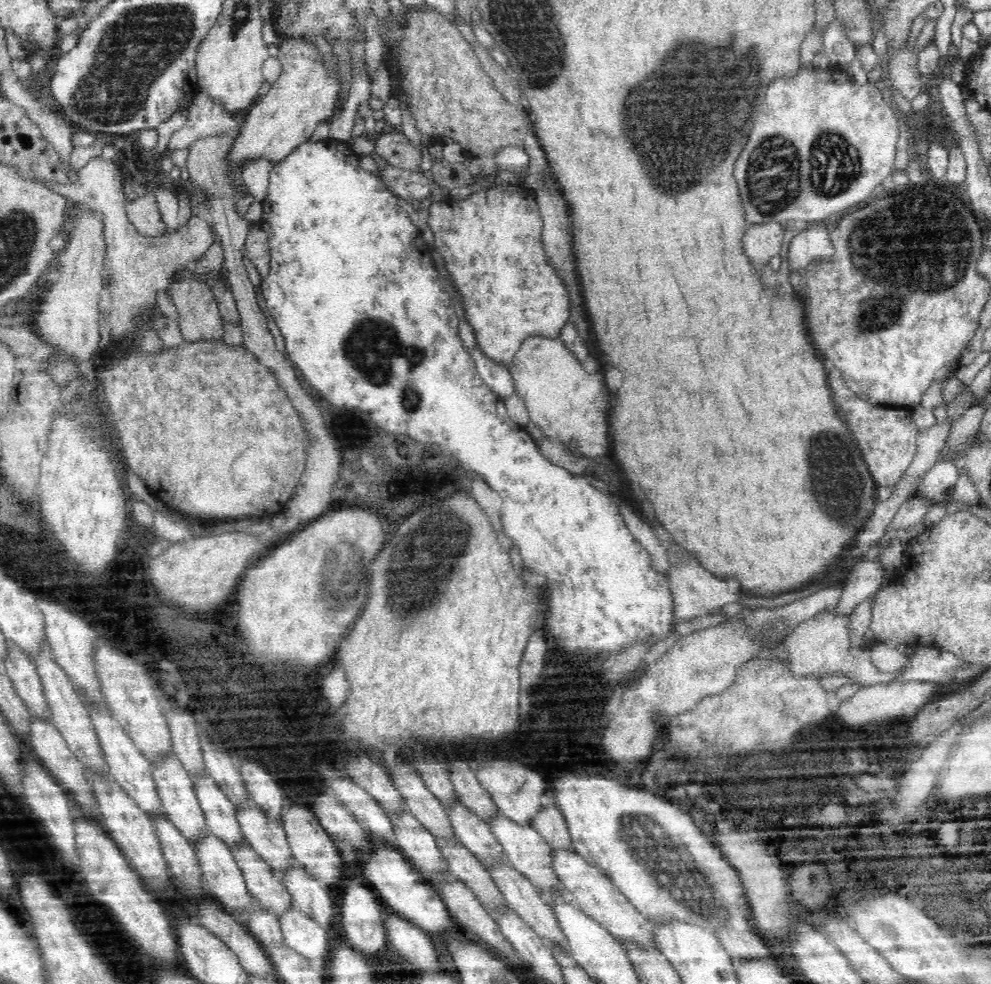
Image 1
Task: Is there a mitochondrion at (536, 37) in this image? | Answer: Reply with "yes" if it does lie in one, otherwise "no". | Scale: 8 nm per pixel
yes

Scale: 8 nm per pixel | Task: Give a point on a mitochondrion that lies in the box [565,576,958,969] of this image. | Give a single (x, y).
(666, 866)

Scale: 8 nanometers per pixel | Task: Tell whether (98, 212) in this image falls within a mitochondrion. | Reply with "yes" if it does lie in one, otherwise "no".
no

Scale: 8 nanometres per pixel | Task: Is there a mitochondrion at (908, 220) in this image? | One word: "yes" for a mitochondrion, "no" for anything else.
yes

